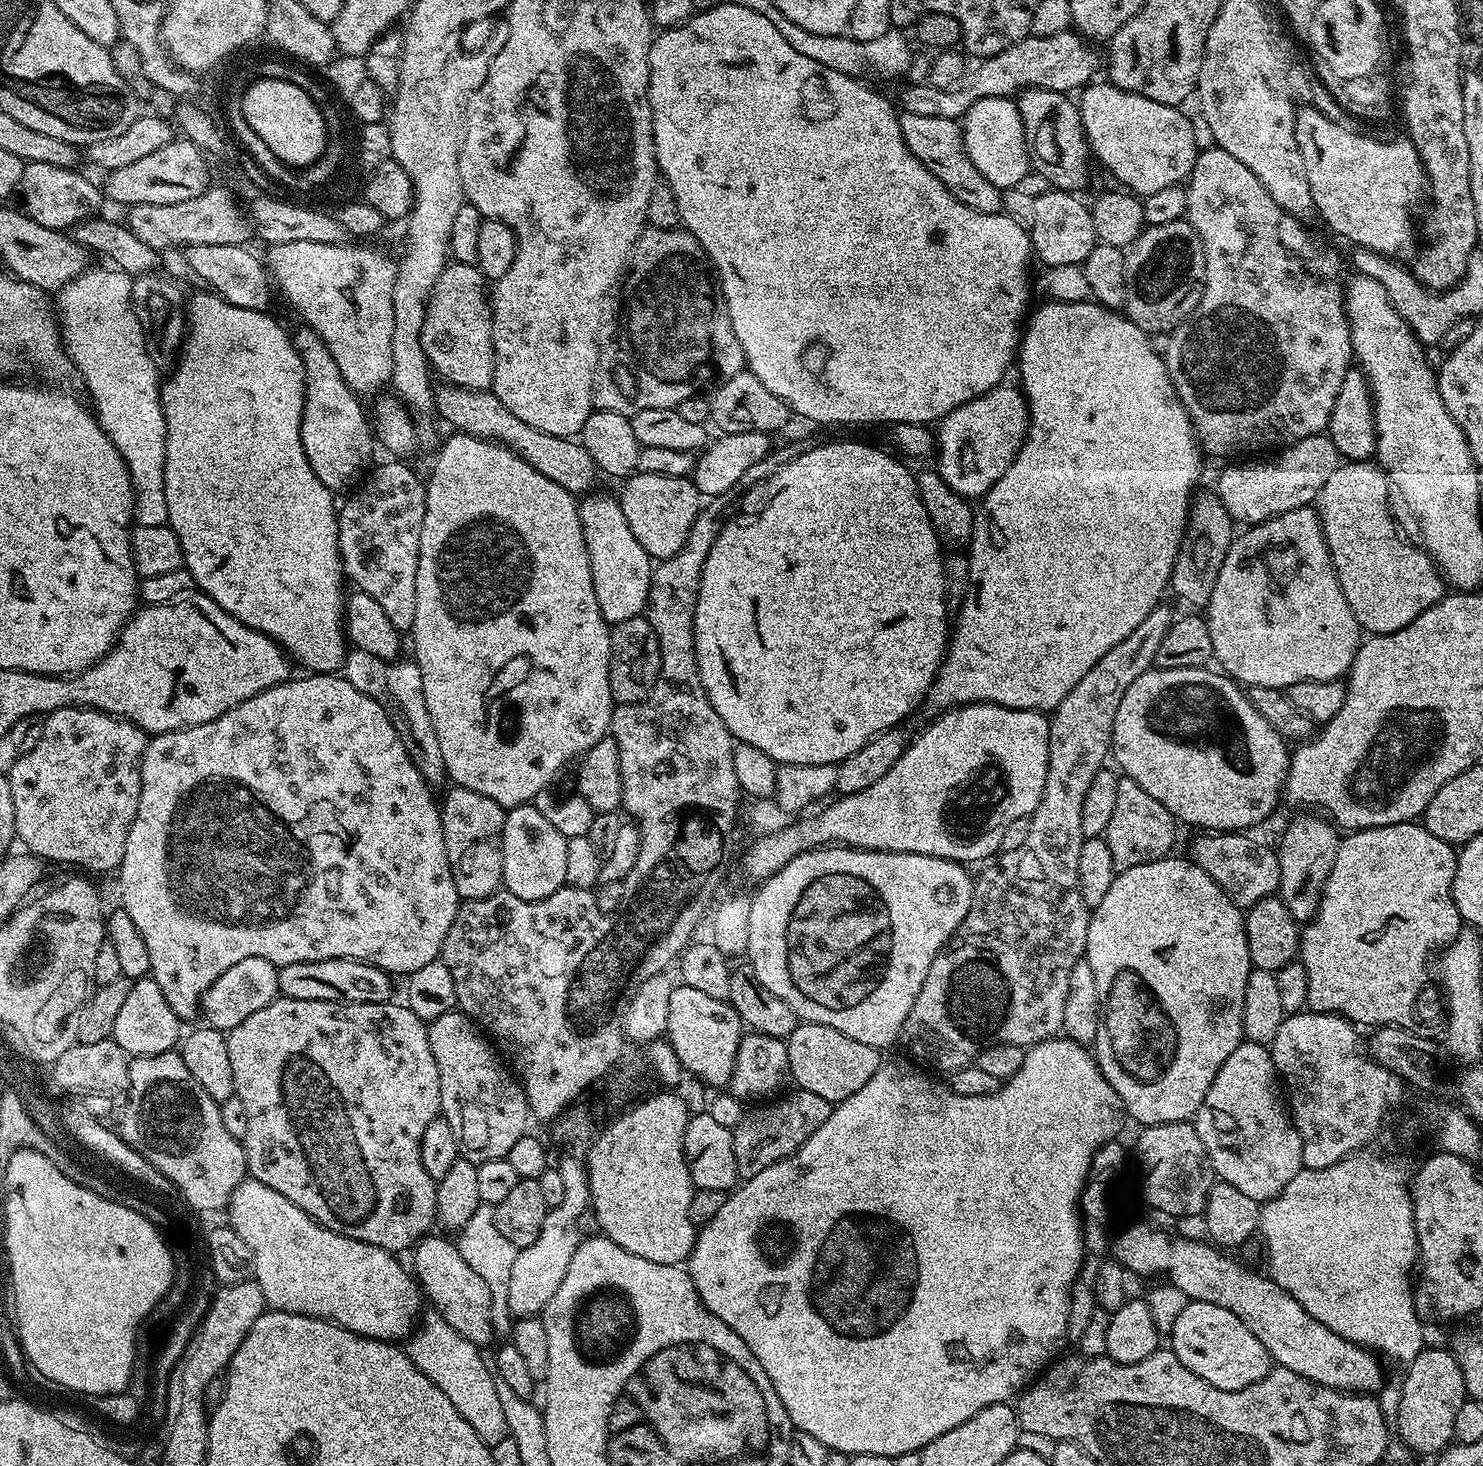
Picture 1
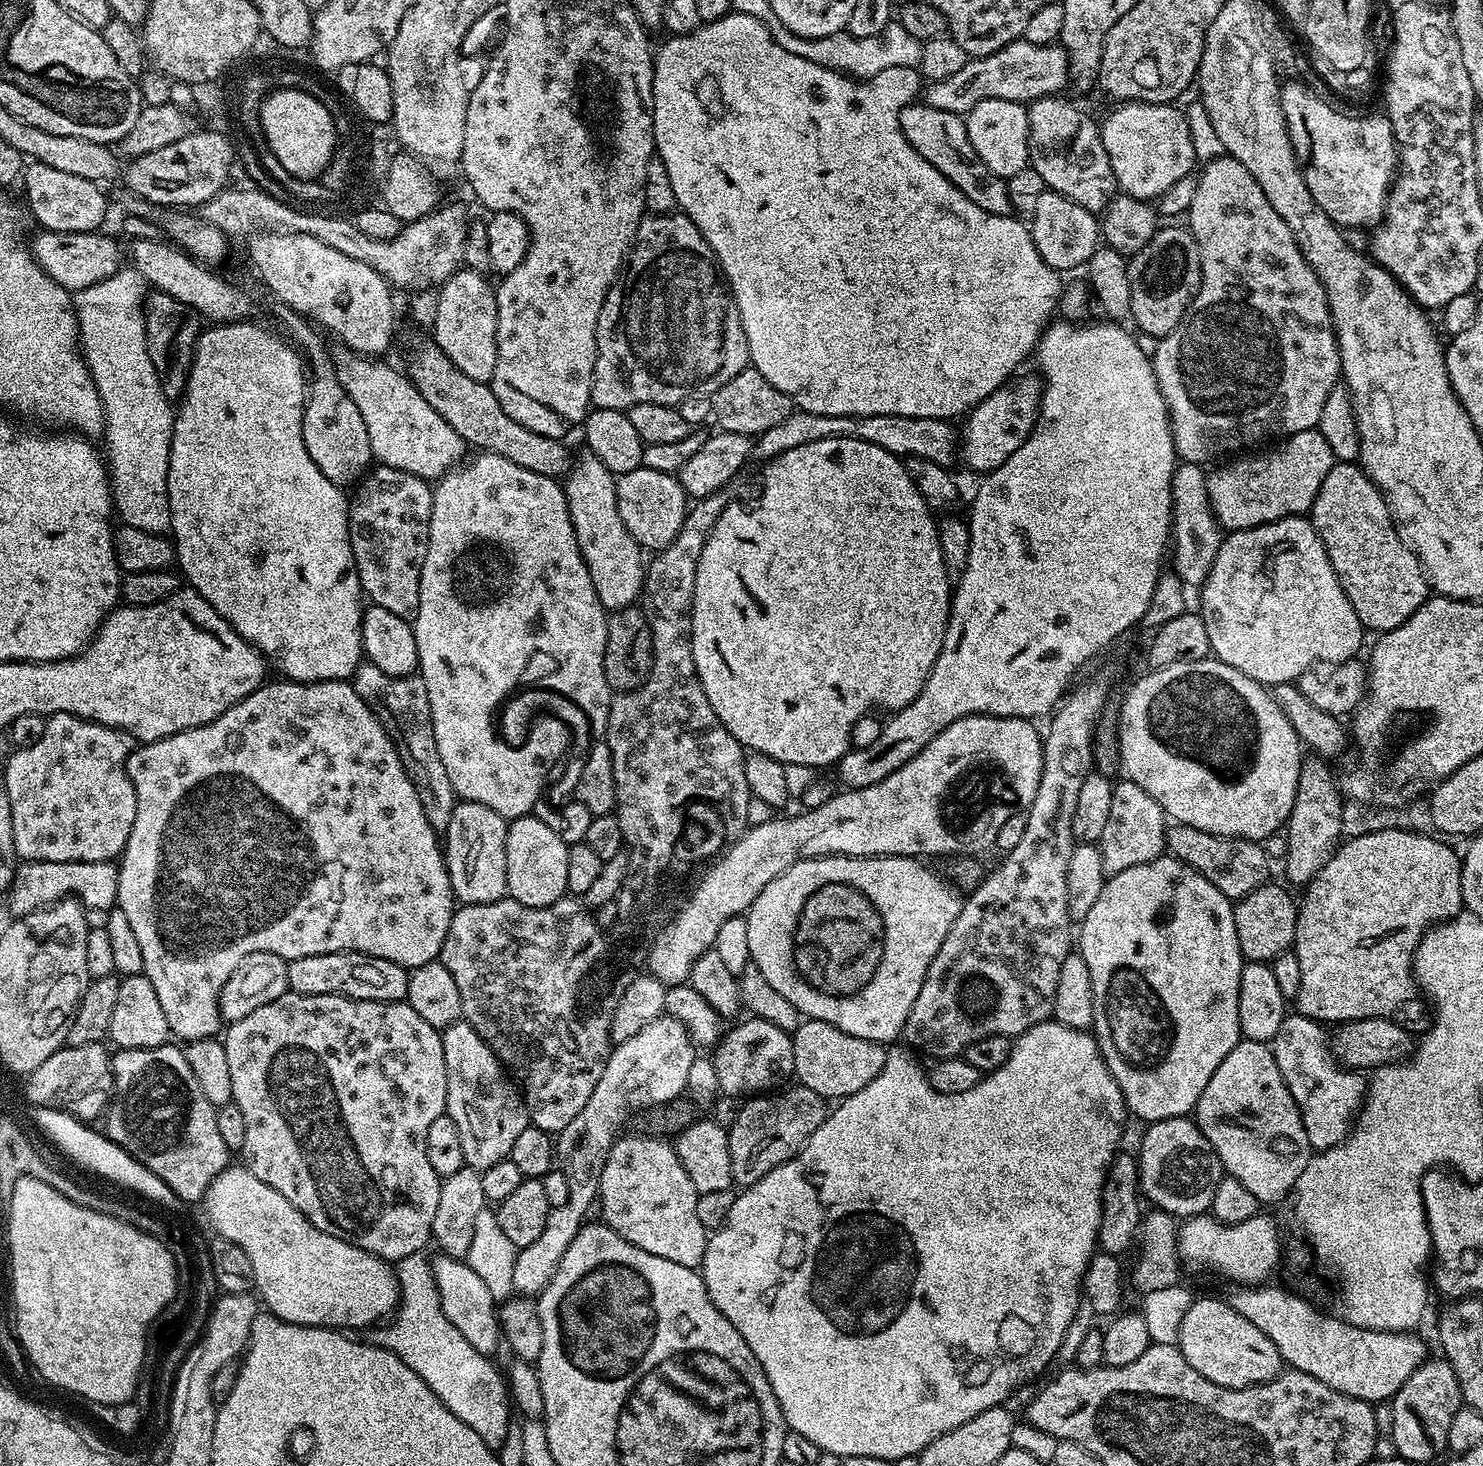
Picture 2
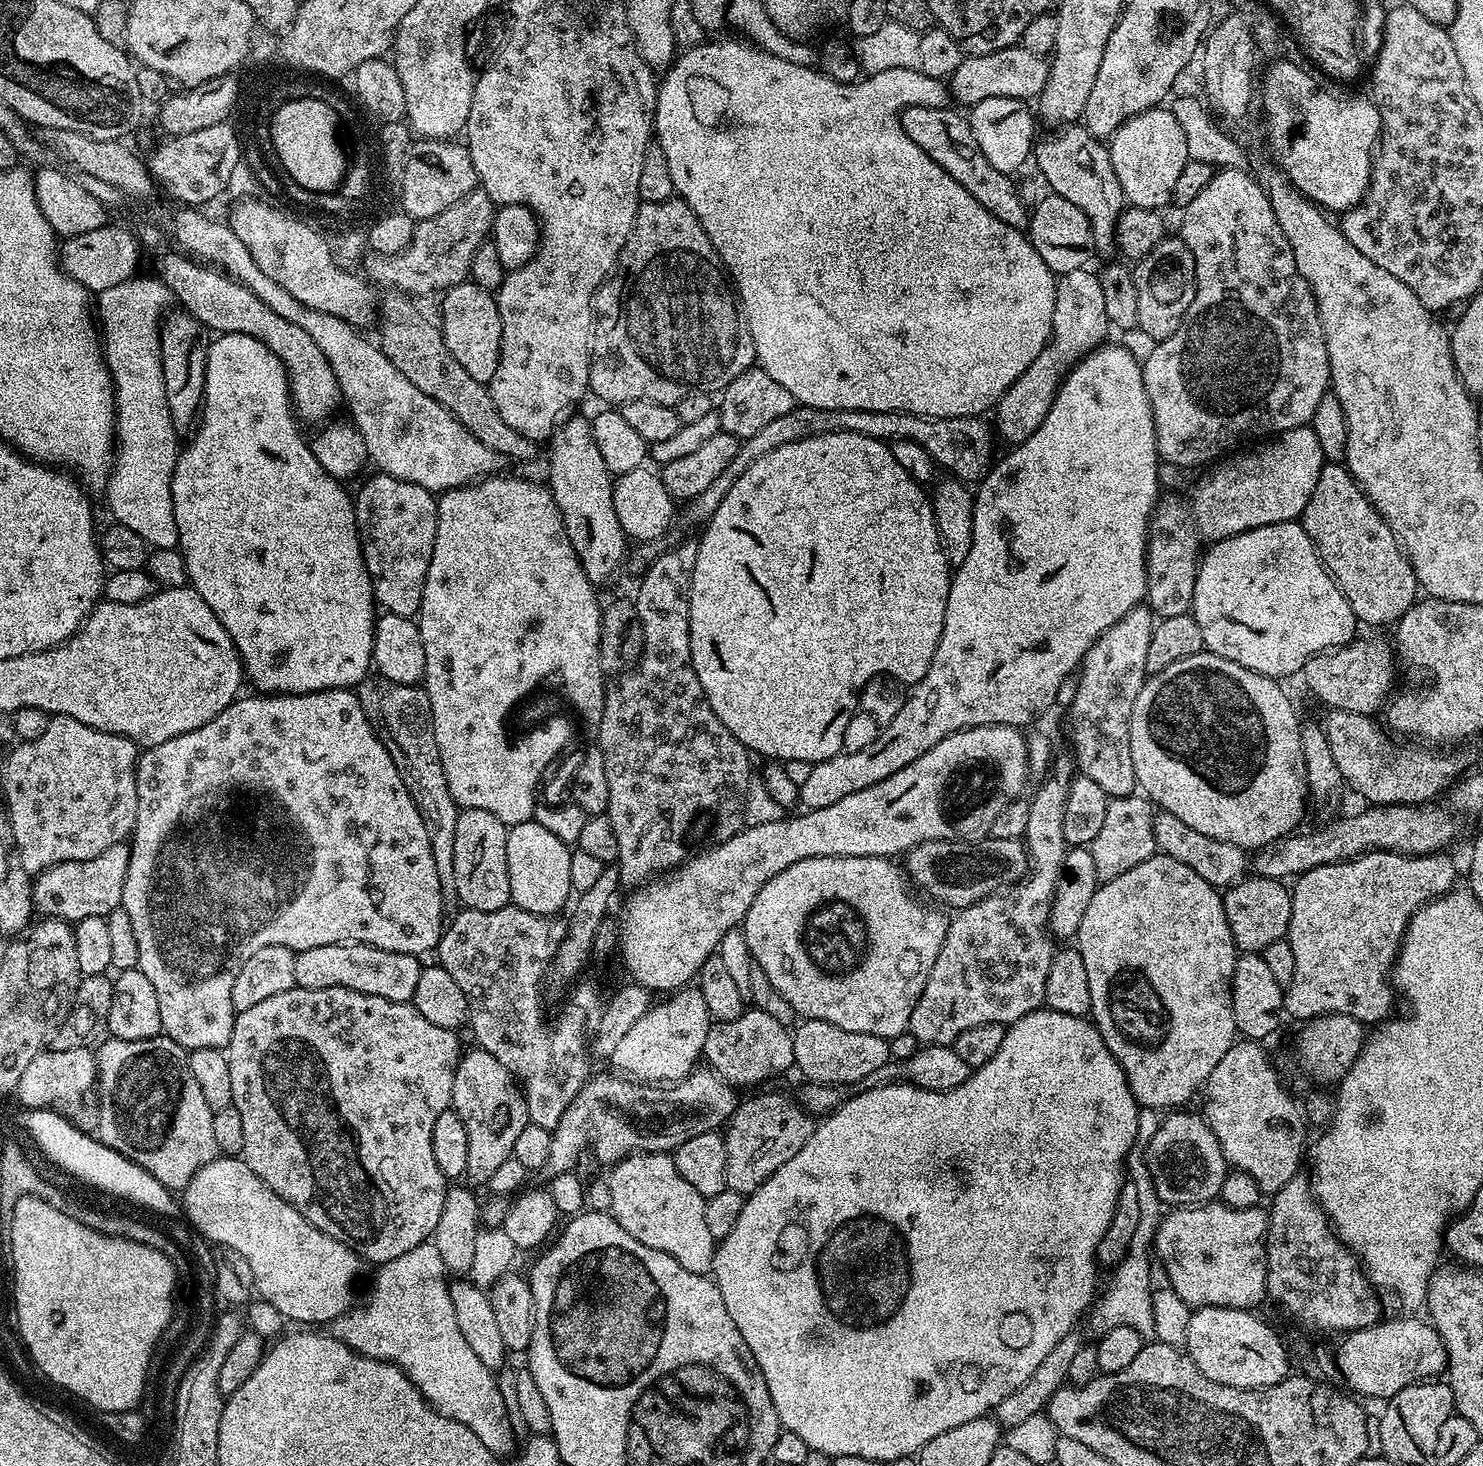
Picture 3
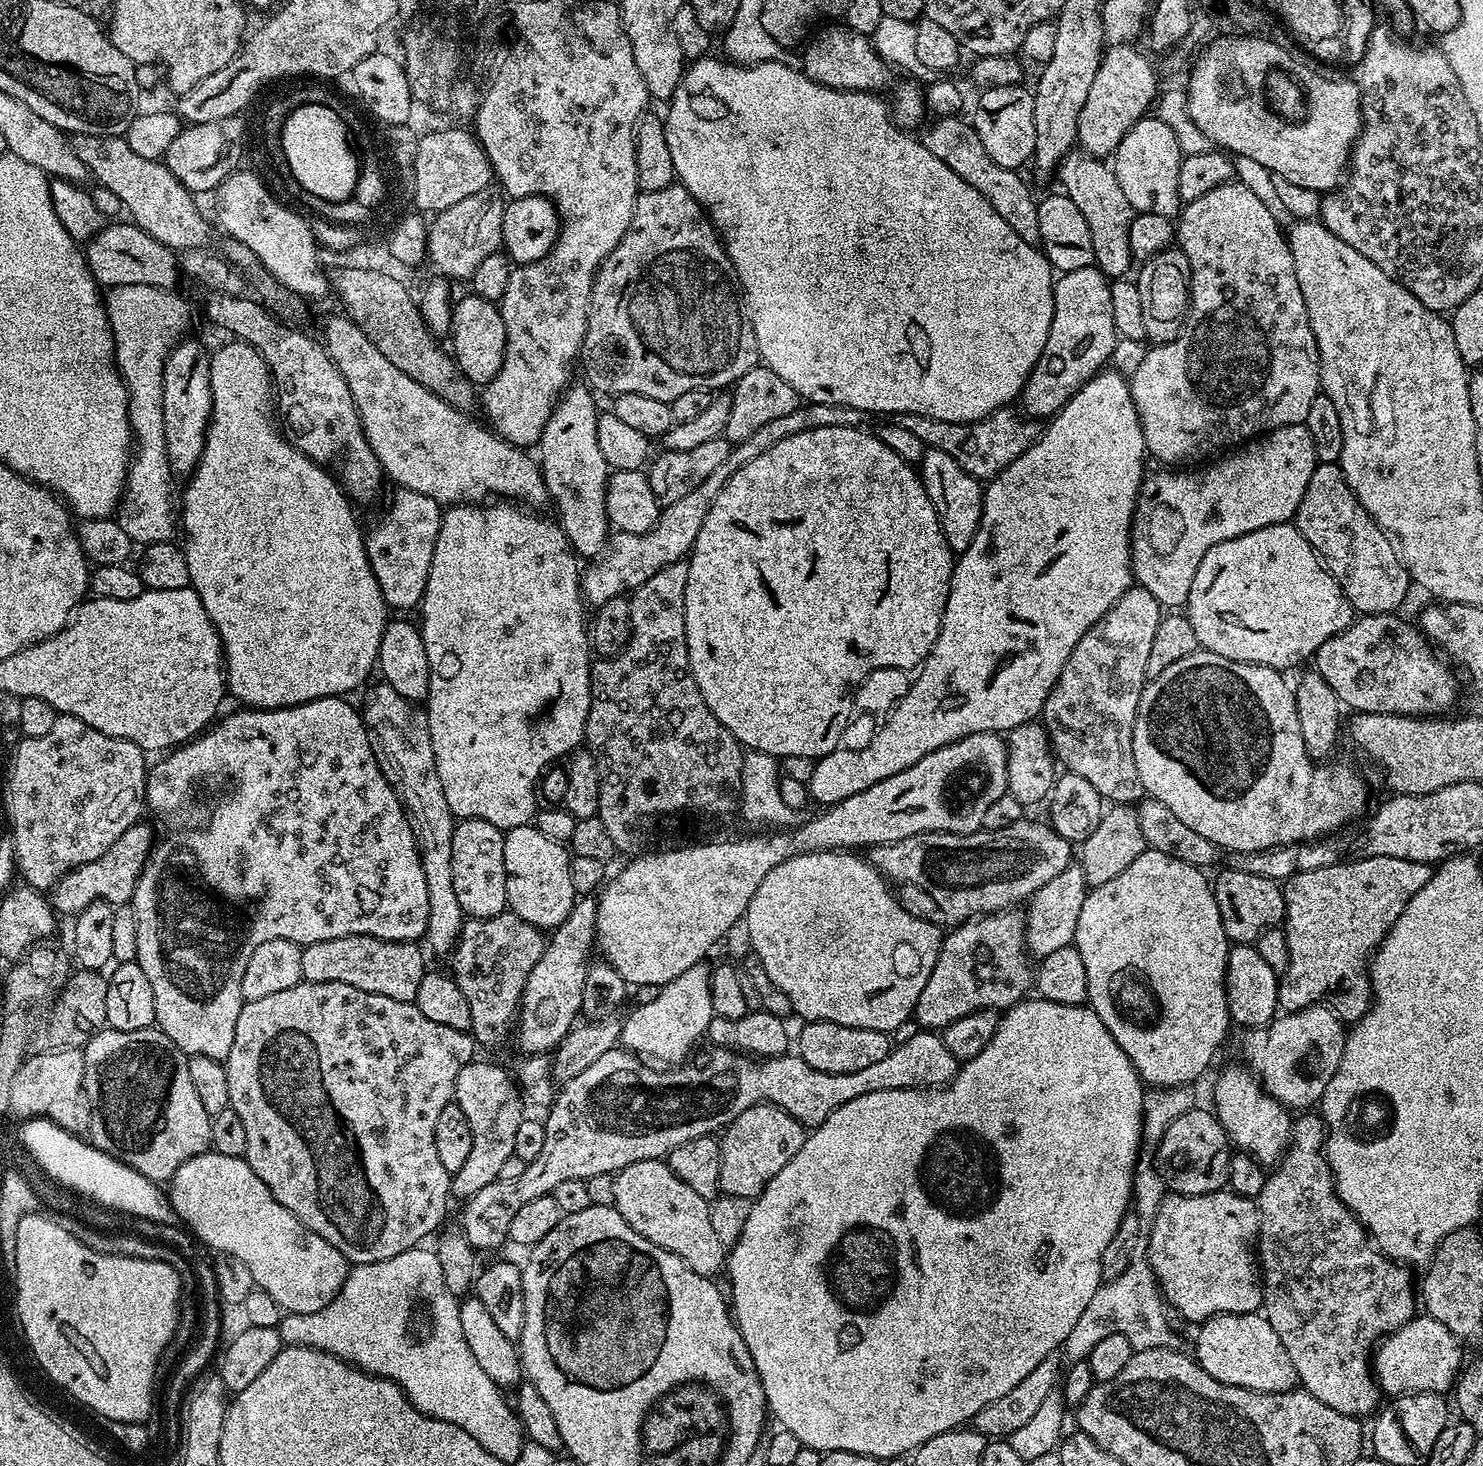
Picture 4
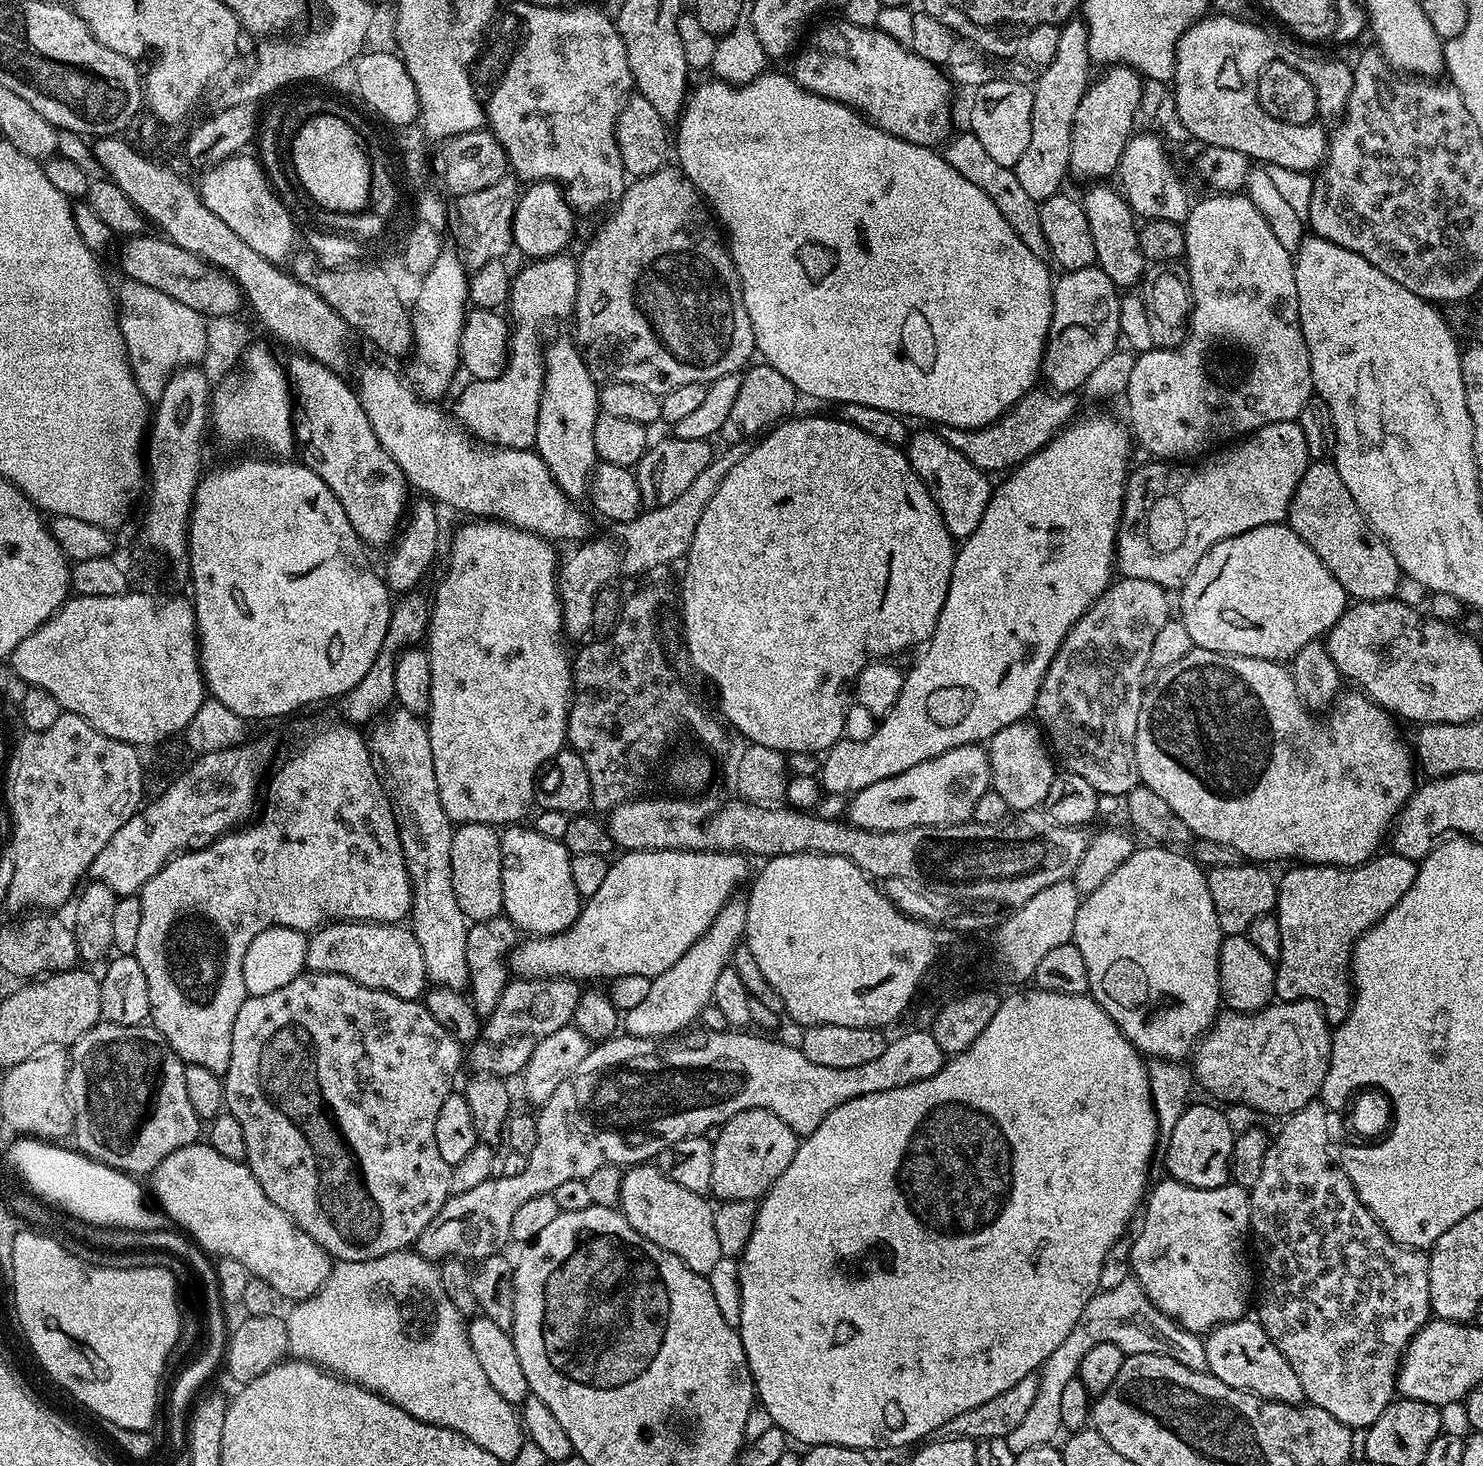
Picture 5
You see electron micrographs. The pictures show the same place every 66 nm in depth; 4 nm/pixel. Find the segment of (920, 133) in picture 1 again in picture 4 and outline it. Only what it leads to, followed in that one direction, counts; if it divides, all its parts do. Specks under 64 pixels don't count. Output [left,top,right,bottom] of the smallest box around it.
[922,116,1039,245]

